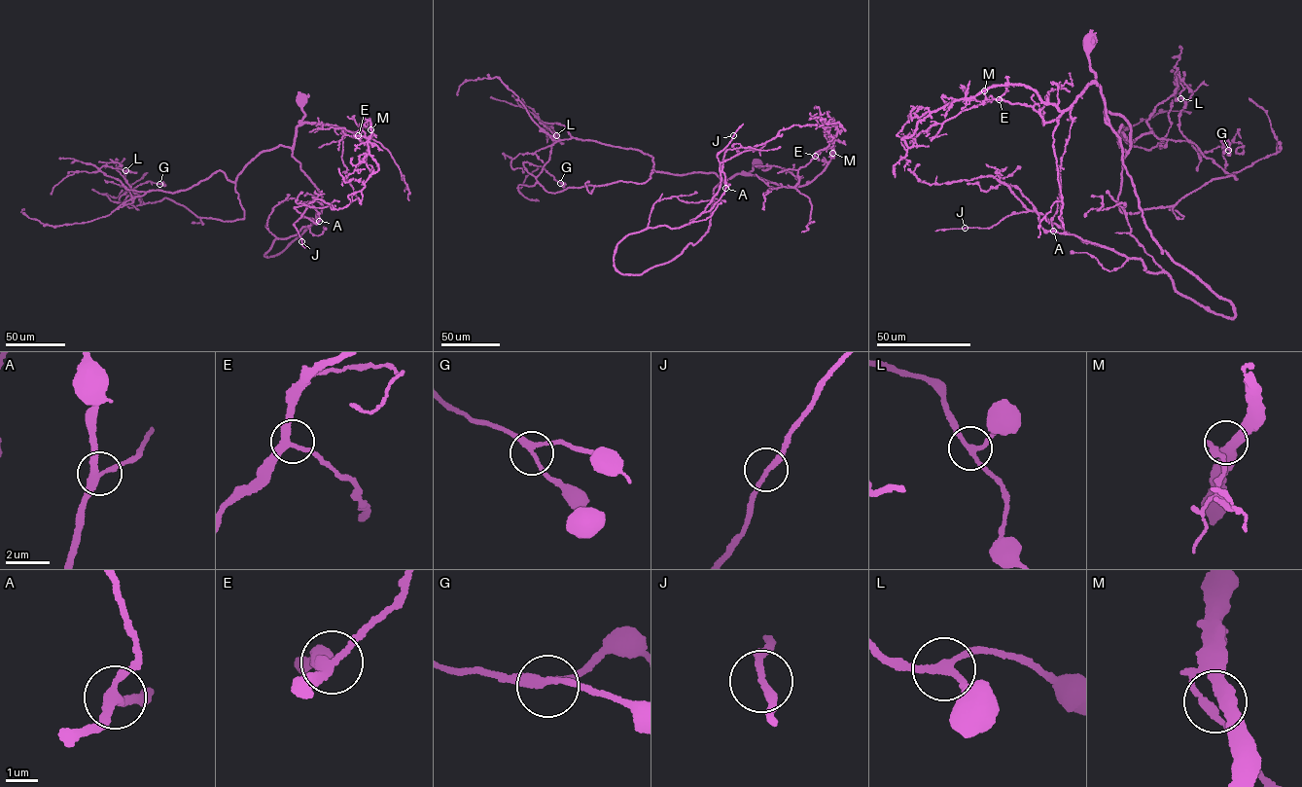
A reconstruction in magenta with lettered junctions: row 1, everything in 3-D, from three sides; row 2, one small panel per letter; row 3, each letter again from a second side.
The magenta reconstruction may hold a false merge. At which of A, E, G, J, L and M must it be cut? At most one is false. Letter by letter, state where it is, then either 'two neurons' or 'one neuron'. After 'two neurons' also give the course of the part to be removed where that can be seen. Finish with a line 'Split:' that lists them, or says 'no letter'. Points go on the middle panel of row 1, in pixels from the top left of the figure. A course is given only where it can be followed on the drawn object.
A: place (725, 188); one neuron
E: place (815, 156); one neuron
G: place (560, 183); one neuron
J: place (733, 135); one neuron
L: place (556, 135); one neuron
M: place (832, 153); one neuron
Split: no letter

